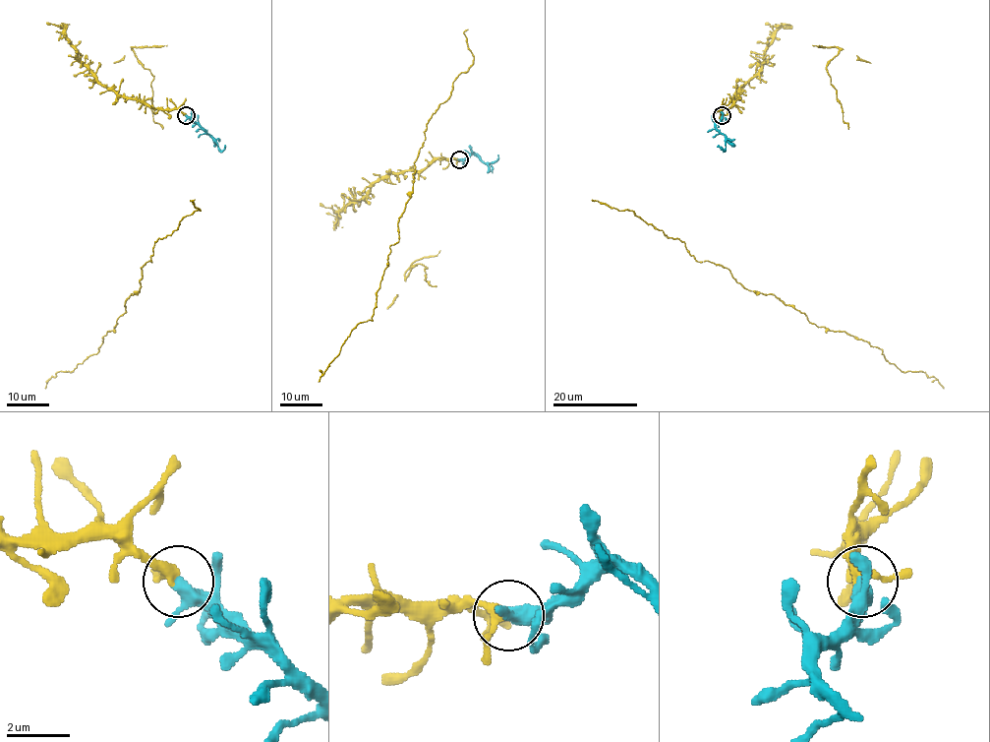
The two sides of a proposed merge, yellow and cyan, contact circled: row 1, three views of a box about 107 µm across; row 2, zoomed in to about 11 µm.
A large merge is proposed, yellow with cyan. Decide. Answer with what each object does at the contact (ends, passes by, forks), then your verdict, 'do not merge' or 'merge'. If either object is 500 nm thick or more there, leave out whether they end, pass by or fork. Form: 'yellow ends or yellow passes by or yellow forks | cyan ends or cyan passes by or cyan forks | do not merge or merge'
yellow passes by | cyan passes by | merge

